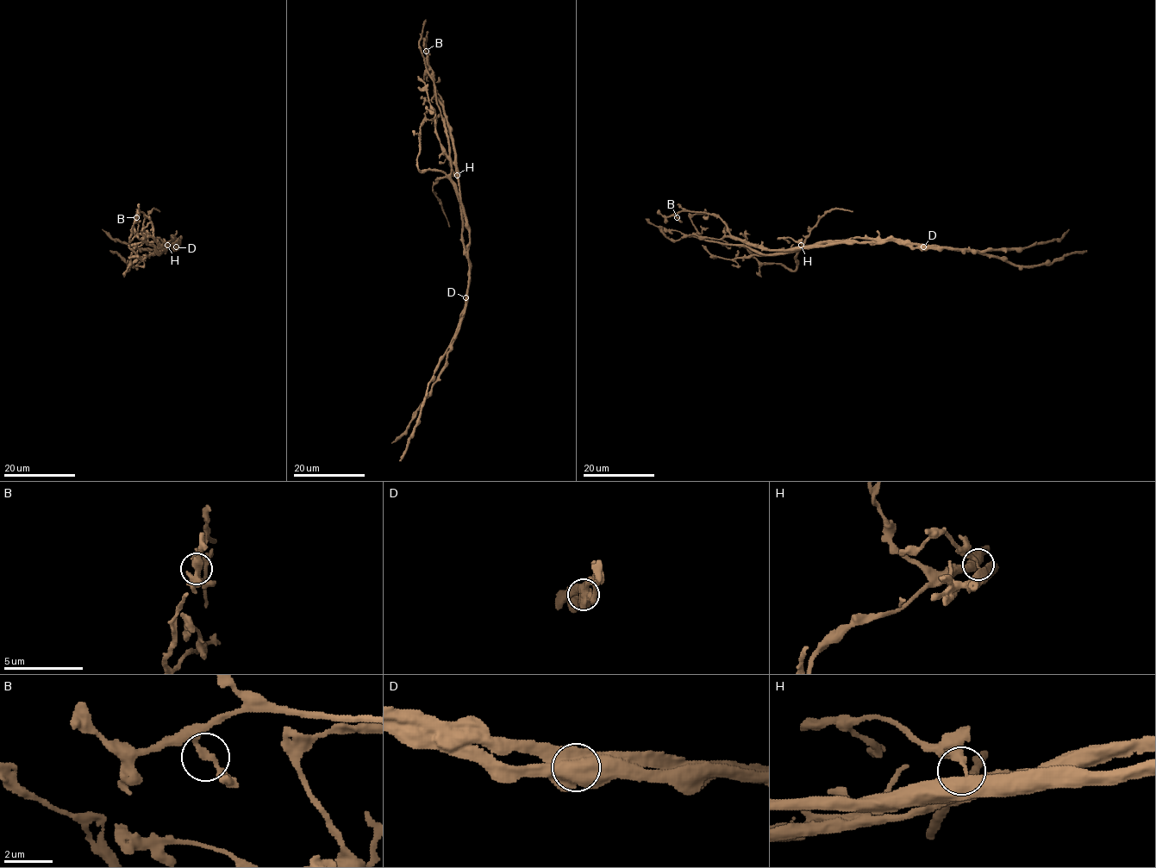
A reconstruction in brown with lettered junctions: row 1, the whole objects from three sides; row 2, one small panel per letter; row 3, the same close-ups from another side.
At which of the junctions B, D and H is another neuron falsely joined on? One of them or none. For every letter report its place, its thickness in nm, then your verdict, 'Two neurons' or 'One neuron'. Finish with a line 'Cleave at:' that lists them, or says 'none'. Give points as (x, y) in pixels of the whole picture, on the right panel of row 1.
B: Place: (677, 217). Thickness 200 nm. One neuron
D: Place: (923, 246). Thickness 700 nm. Two neurons
H: Place: (801, 245). Thickness 360 nm. One neuron
Cleave at: D

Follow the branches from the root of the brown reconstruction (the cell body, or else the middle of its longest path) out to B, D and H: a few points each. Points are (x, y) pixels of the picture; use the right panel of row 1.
B: (870, 242), (764, 249), (736, 240), (727, 227), (714, 215), (679, 211), (677, 217)
D: (870, 242), (909, 240), (922, 246)
H: (870, 242), (801, 245)

